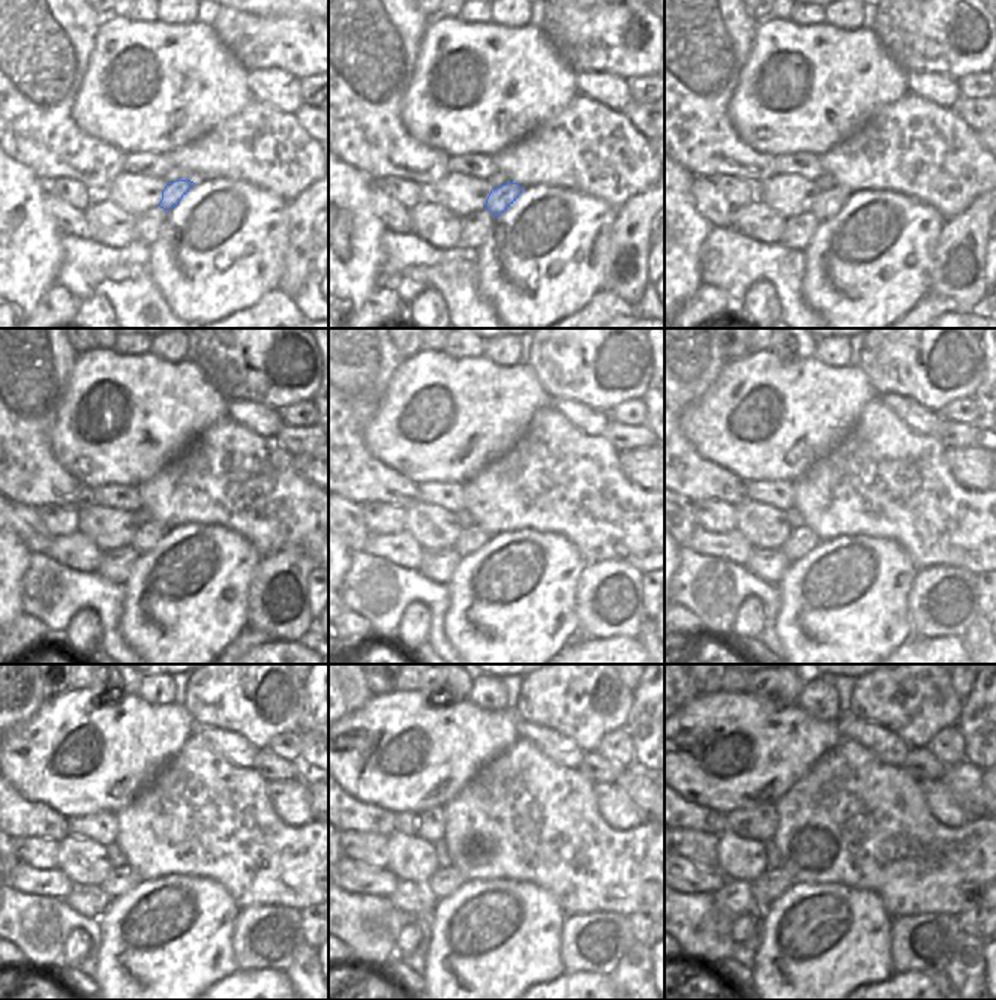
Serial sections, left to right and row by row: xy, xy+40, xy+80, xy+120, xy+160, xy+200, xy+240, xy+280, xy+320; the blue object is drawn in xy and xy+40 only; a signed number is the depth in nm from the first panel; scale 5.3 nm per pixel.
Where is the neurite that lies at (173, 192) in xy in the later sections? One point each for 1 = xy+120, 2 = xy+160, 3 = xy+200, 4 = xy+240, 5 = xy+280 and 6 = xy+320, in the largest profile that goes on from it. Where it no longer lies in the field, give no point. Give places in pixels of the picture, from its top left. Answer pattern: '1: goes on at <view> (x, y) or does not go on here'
1: goes on at xy+120 (149, 534)
2: goes on at xy+160 (471, 538)
3: goes on at xy+200 (801, 540)
4: goes on at xy+240 (120, 880)
5: goes on at xy+280 (447, 880)
6: goes on at xy+320 (773, 883)

